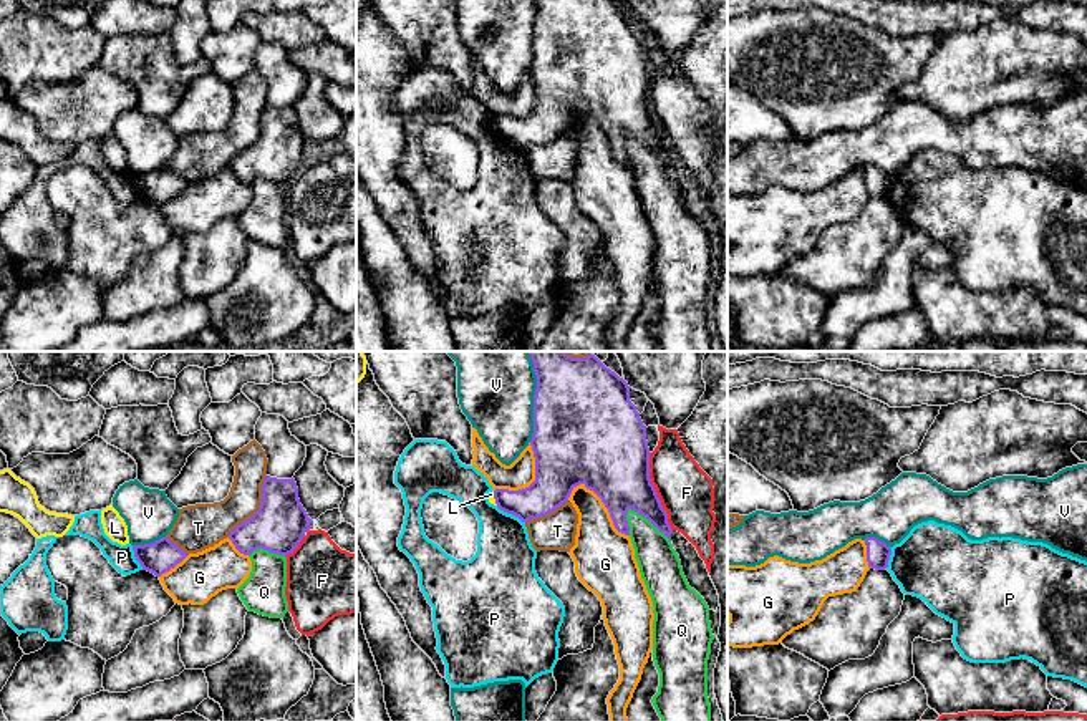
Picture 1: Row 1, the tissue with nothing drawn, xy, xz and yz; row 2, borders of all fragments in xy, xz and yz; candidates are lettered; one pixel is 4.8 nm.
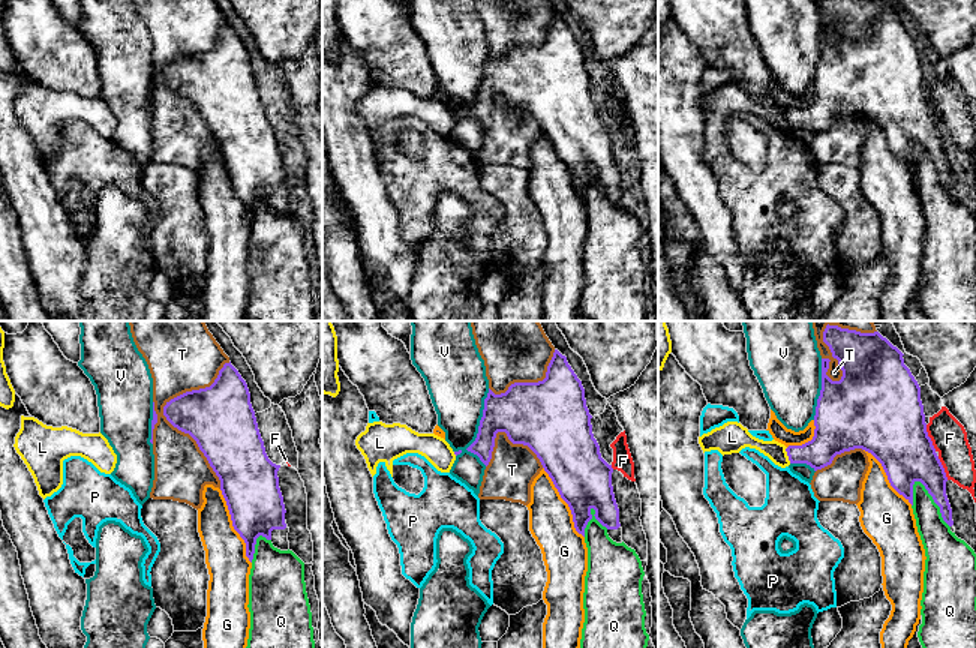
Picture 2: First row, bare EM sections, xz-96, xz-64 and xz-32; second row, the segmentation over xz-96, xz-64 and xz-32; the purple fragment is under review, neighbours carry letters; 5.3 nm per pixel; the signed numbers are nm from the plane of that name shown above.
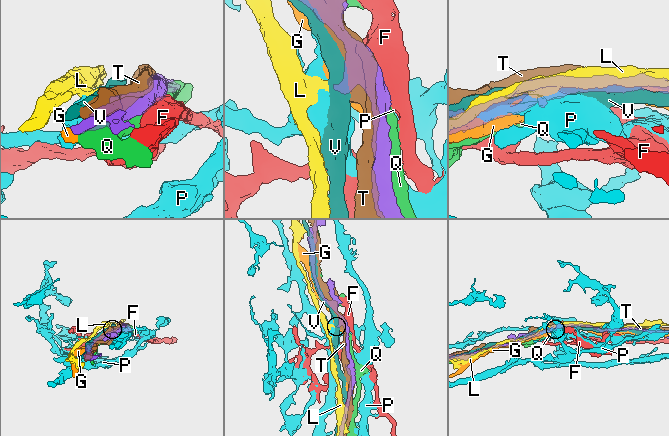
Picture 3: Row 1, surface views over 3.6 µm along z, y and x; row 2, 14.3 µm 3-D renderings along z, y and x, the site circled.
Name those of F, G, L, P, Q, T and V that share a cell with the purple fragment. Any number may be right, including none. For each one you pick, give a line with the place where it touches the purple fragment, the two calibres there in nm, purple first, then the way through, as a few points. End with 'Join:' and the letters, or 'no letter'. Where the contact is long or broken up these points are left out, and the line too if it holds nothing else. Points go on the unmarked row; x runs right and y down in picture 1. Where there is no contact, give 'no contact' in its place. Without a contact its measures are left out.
Join: no letter

